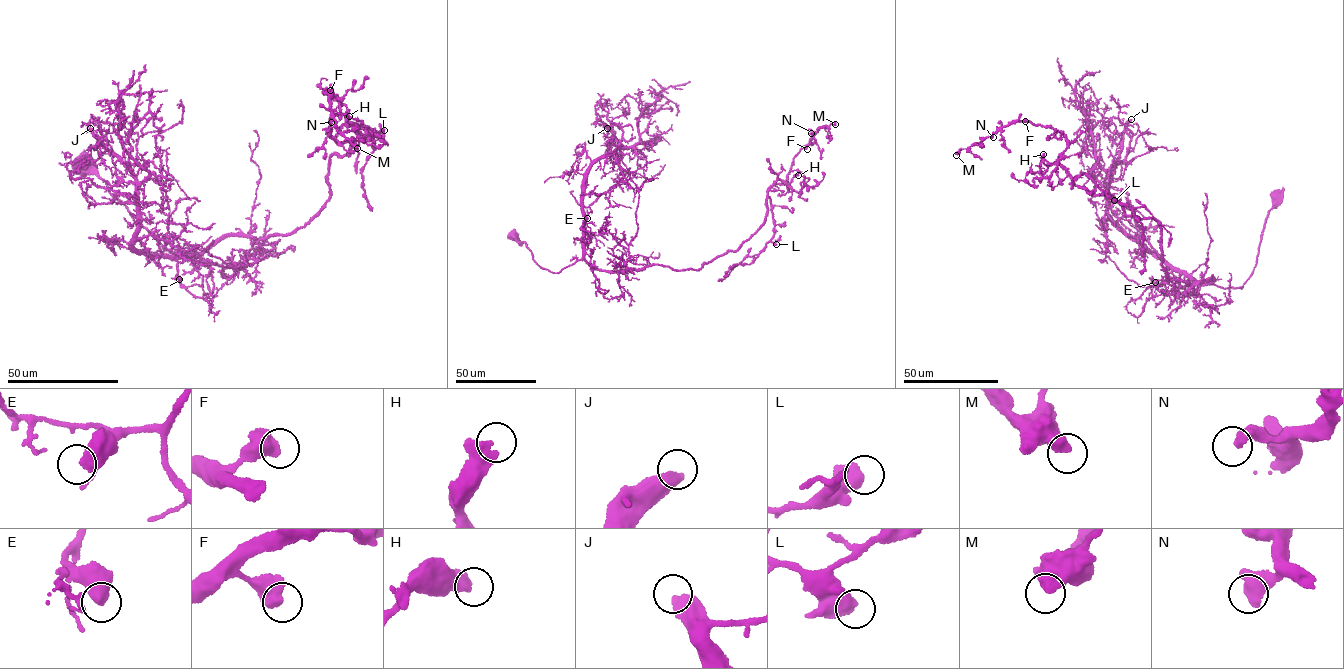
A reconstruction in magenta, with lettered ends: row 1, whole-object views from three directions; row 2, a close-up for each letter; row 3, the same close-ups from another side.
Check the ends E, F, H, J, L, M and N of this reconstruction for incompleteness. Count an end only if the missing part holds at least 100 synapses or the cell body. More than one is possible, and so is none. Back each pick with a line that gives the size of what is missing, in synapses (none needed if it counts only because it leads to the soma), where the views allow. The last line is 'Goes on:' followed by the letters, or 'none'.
J: Roughly 650 synapses
Goes on: J

